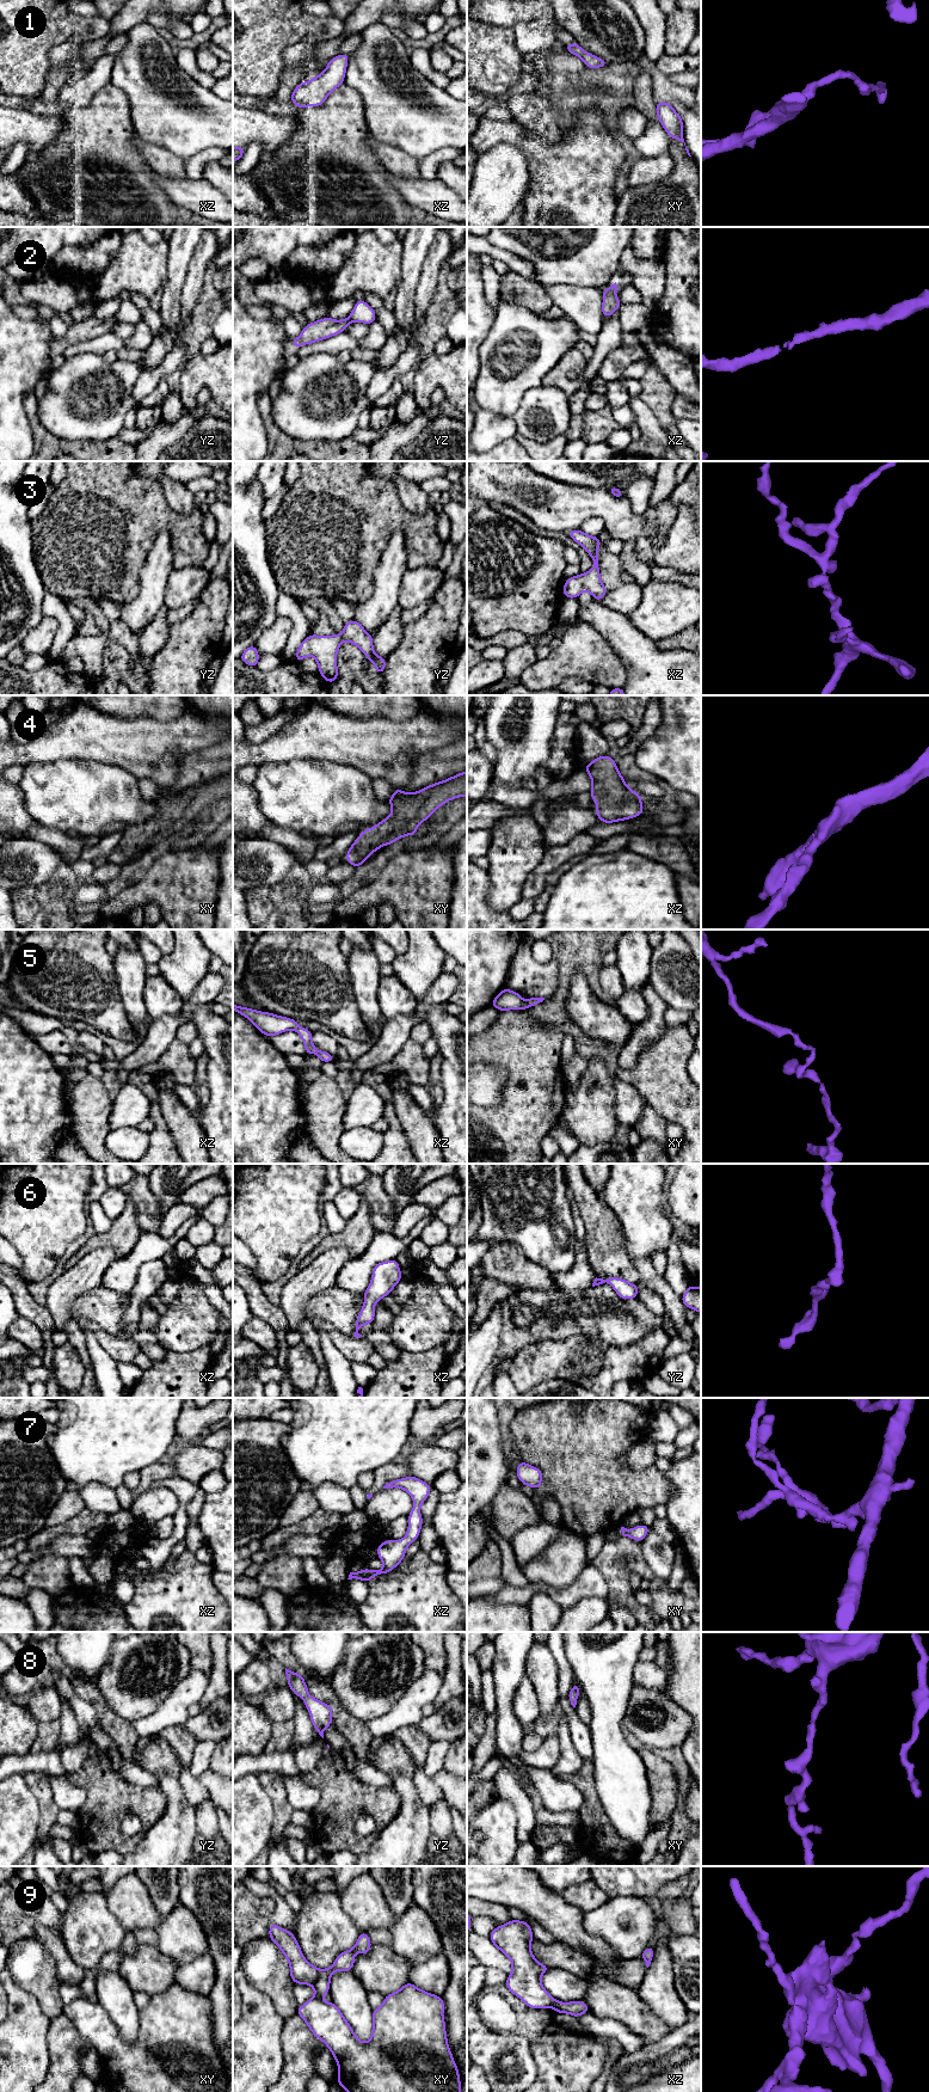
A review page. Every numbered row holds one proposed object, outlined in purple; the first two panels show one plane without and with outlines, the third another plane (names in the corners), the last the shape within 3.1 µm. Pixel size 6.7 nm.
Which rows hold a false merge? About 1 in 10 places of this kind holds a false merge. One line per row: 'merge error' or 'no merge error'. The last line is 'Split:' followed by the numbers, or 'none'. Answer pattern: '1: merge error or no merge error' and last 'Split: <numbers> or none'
1: no merge error
2: no merge error
3: no merge error
4: no merge error
5: no merge error
6: no merge error
7: no merge error
8: no merge error
9: no merge error
Split: none

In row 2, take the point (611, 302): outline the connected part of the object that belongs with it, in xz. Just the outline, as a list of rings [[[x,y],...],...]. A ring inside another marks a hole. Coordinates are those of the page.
[[[616,282],[609,286],[603,293],[602,313],[603,318],[610,317],[616,309],[619,309],[621,302],[617,295],[614,294],[619,290]]]

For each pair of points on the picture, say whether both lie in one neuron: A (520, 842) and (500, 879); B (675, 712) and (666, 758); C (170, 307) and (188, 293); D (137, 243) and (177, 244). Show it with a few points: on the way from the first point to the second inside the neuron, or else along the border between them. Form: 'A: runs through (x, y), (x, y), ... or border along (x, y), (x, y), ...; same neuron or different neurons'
A: runs through (515, 852), (508, 870); same neuron
B: runs through (675, 723), (675, 747); same neuron
C: border along (186, 271), (180, 296), (180, 320), (176, 326); different neurons
D: border along (167, 241), (168, 271); different neurons

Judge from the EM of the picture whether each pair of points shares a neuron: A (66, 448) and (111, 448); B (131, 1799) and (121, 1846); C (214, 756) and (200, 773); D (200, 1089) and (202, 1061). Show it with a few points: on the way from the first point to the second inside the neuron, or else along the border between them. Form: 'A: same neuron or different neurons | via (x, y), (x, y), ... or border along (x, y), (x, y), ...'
A: same neuron | via (77, 448), (100, 448)
B: same neuron | via (120, 1811), (115, 1816), (115, 1834)
C: same neuron | via (211, 760), (202, 770)
D: same neuron | via (201, 1081), (201, 1068)

